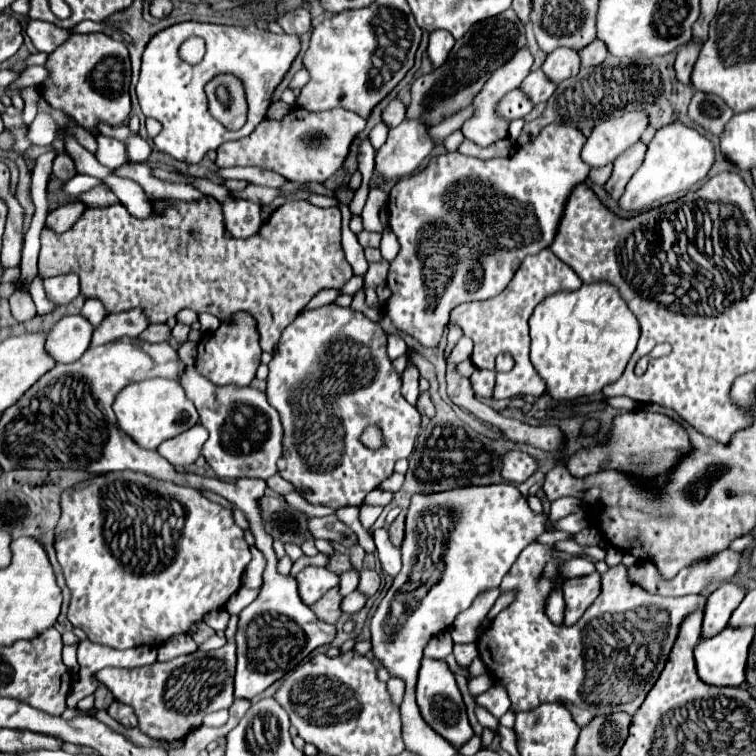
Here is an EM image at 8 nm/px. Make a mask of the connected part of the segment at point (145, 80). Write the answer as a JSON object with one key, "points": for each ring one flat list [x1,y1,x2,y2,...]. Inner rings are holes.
{"points":[[185,21,159,31,143,53,141,75,137,83,137,99,145,117,155,117,163,129,153,139,155,147,177,161,199,163,207,151,217,149,221,143,239,139,237,131,227,131,207,109,205,85,221,73,231,73,243,81,247,97,247,119,265,119,271,105,271,95,281,83,283,75,289,71,295,55,299,53,299,37,295,35,275,35,257,27,227,27,213,23],[191,35,203,37,207,43,207,53,199,65,189,65,179,57,179,47]]}

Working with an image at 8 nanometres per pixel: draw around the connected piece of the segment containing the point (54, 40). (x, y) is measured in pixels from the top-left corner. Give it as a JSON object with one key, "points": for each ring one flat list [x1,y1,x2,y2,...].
{"points":[[29,21,25,33,31,37,39,53,55,51,55,47,59,47,69,37,69,31,47,21]]}

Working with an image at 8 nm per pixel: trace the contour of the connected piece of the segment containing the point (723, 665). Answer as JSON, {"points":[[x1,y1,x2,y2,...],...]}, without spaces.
{"points":[[725,627,721,633,709,639,701,639,695,647,695,661,697,661,697,673,699,677,709,685,731,685,737,687,745,681,745,667,747,667,747,655,749,645,753,641,755,627]]}

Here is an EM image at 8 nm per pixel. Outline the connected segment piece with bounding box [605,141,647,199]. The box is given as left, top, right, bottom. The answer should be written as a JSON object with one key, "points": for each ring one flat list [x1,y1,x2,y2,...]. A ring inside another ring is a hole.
{"points":[[635,143,633,147,629,147,627,151,623,151,617,159,615,159,615,167,613,167,613,175,611,179,605,183,605,189,613,195,613,199,619,199,625,191,627,181,633,177,633,173,641,167,643,159,645,159,645,151,647,145,645,143]]}

